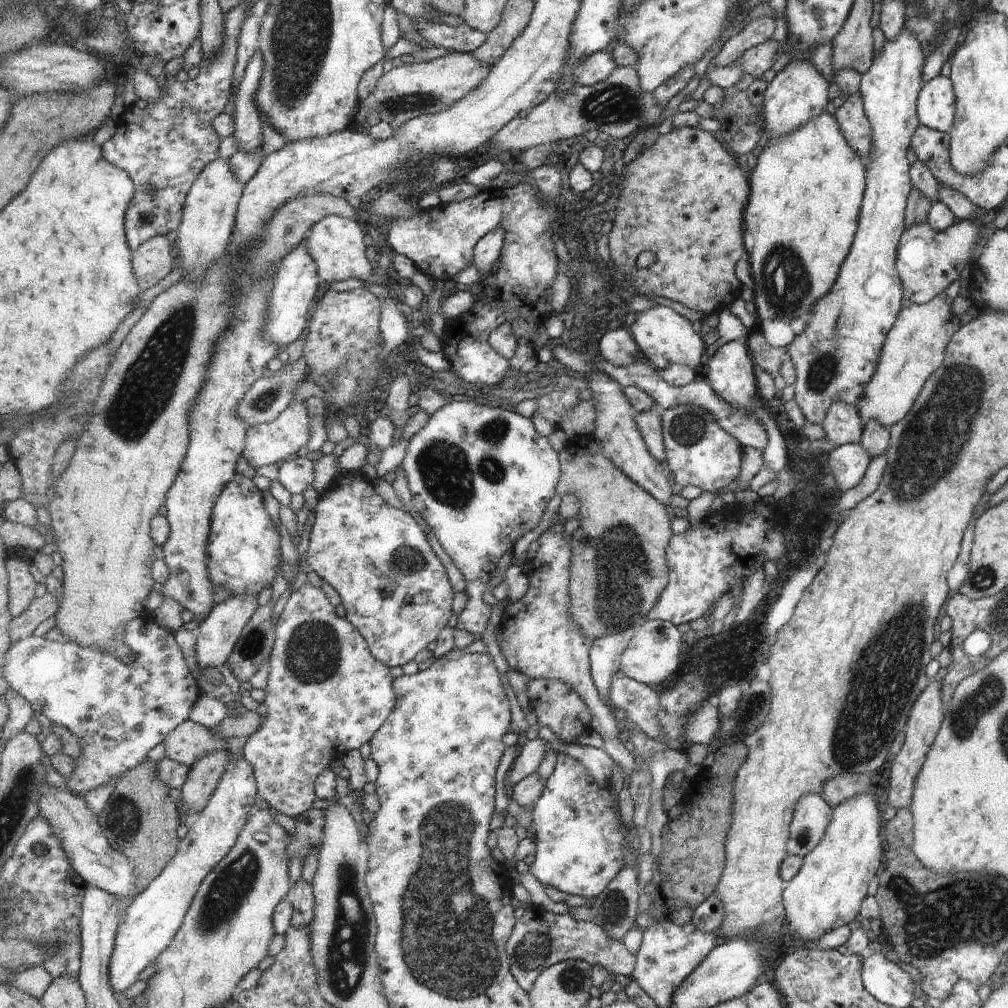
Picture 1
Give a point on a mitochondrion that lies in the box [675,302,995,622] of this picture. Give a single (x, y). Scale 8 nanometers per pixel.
(930, 447)

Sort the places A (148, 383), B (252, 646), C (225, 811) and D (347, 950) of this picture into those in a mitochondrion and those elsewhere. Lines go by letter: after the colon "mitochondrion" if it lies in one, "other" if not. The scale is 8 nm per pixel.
A: mitochondrion
B: mitochondrion
C: other
D: mitochondrion

